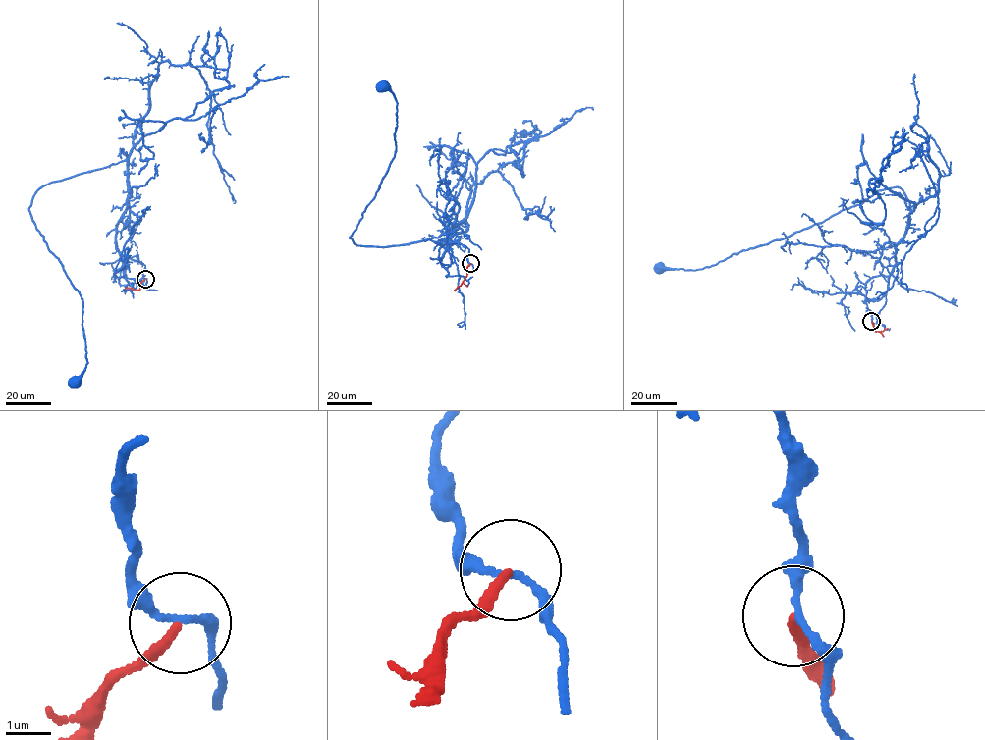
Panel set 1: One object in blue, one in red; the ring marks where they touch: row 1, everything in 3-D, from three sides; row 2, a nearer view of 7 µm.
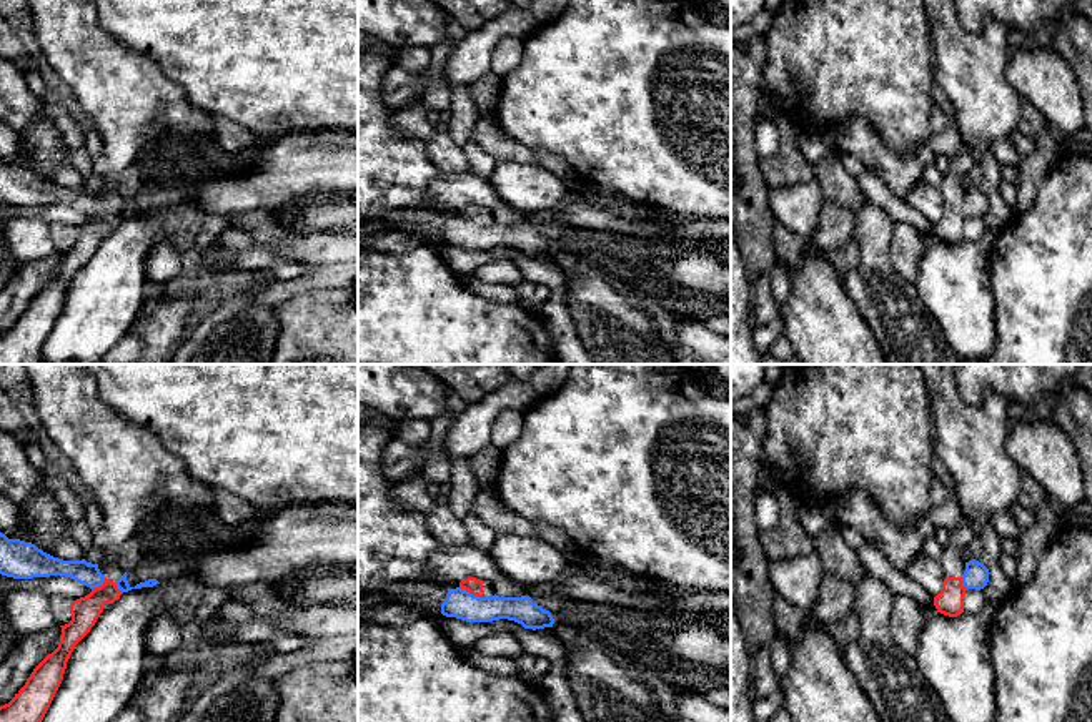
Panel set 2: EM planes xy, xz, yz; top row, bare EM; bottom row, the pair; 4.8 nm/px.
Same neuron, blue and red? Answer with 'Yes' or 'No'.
No

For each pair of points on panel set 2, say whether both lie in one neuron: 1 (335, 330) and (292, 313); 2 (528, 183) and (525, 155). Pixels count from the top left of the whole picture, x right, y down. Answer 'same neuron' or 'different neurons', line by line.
1: same neuron
2: different neurons

